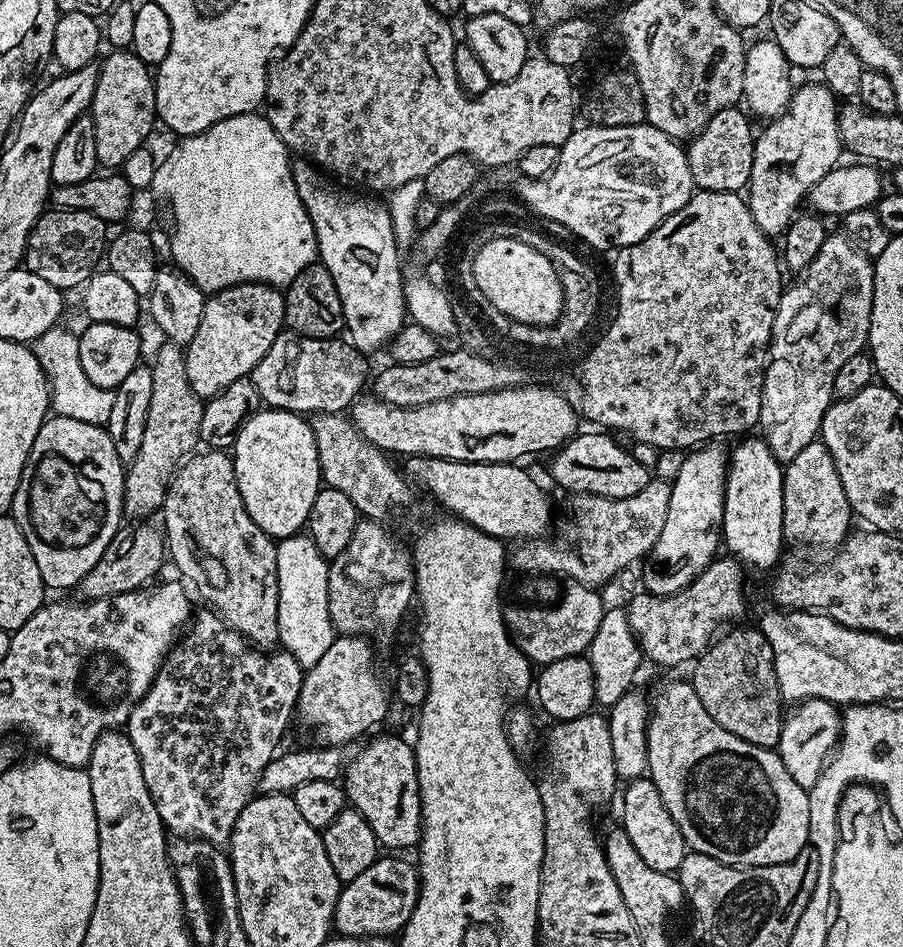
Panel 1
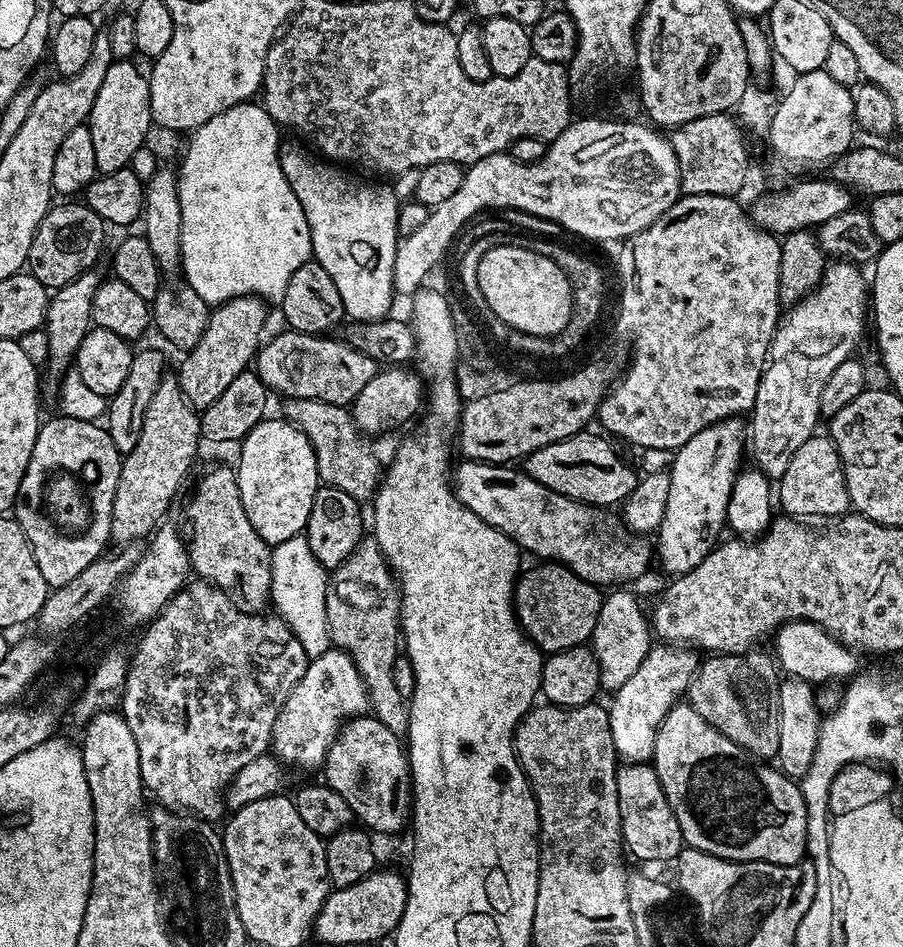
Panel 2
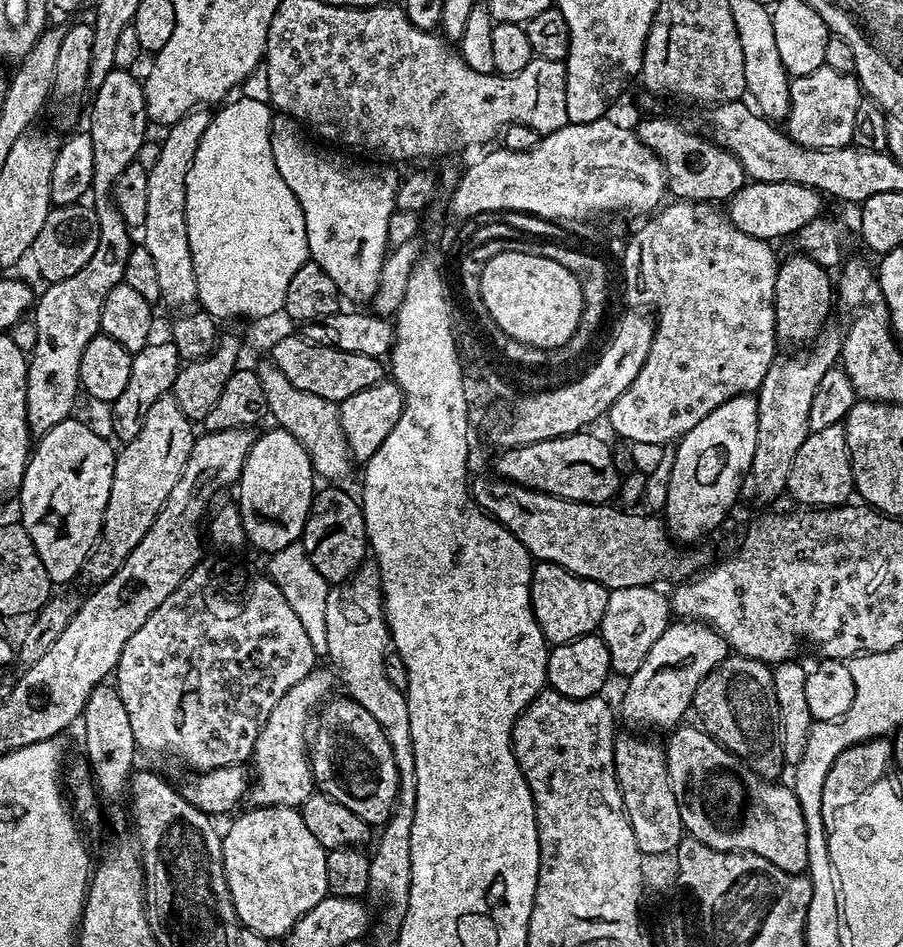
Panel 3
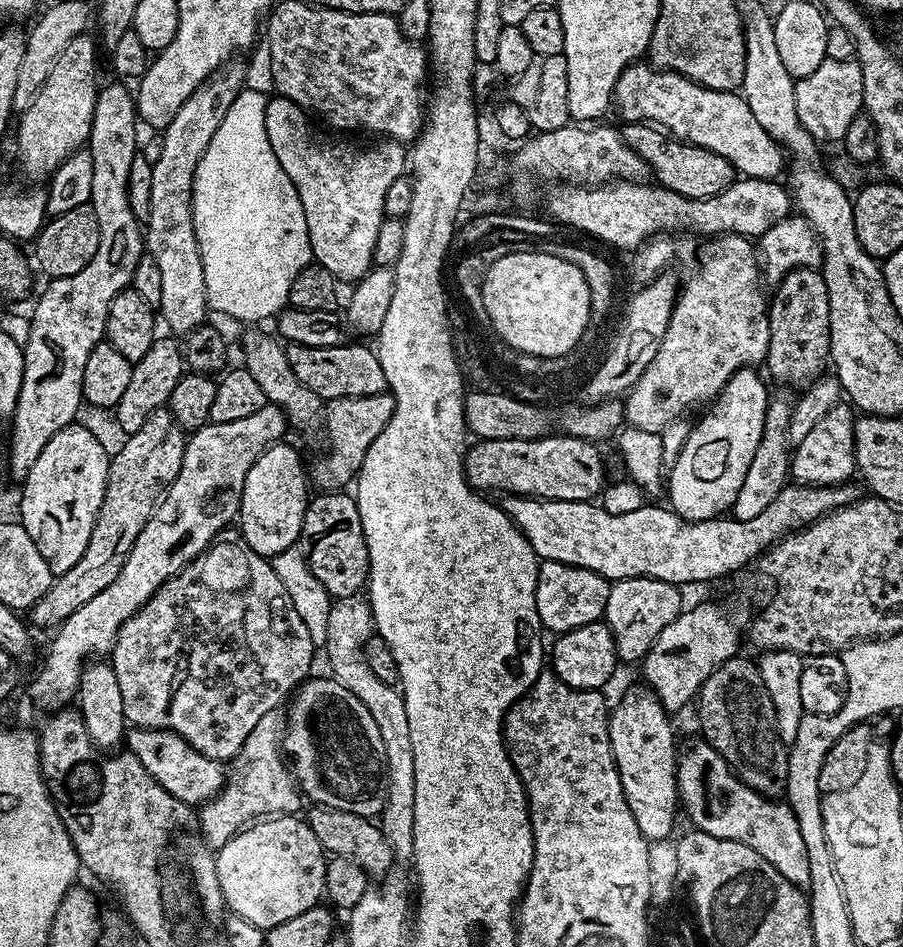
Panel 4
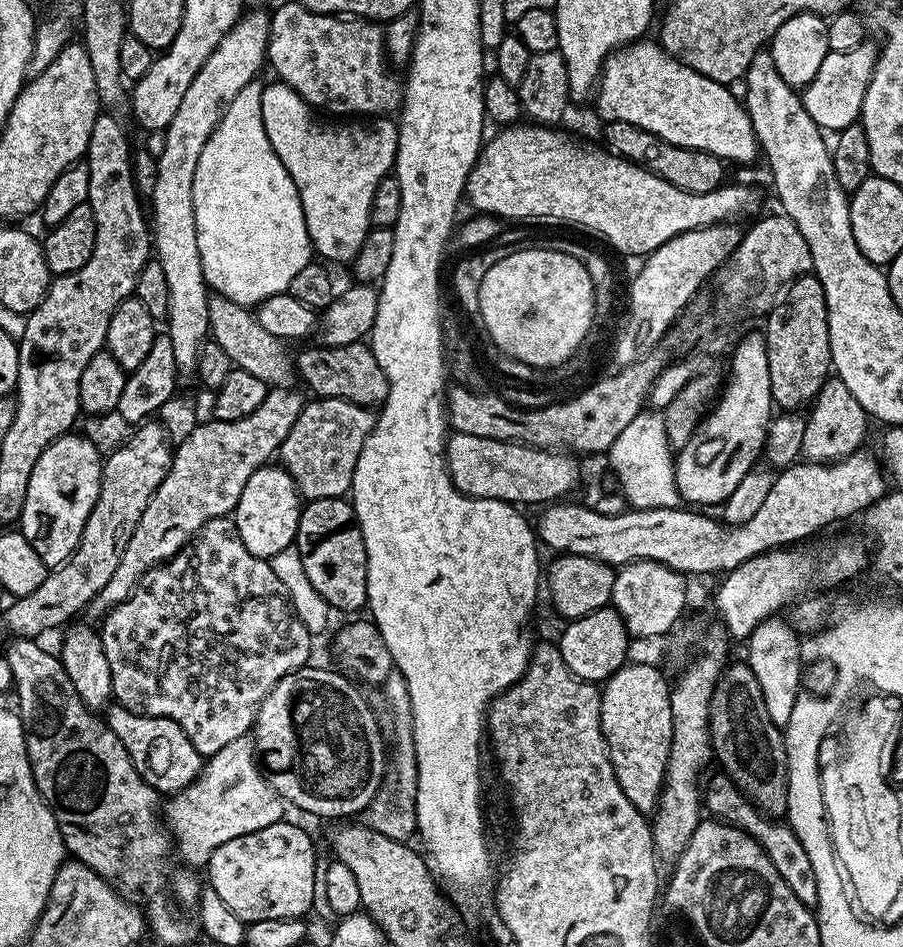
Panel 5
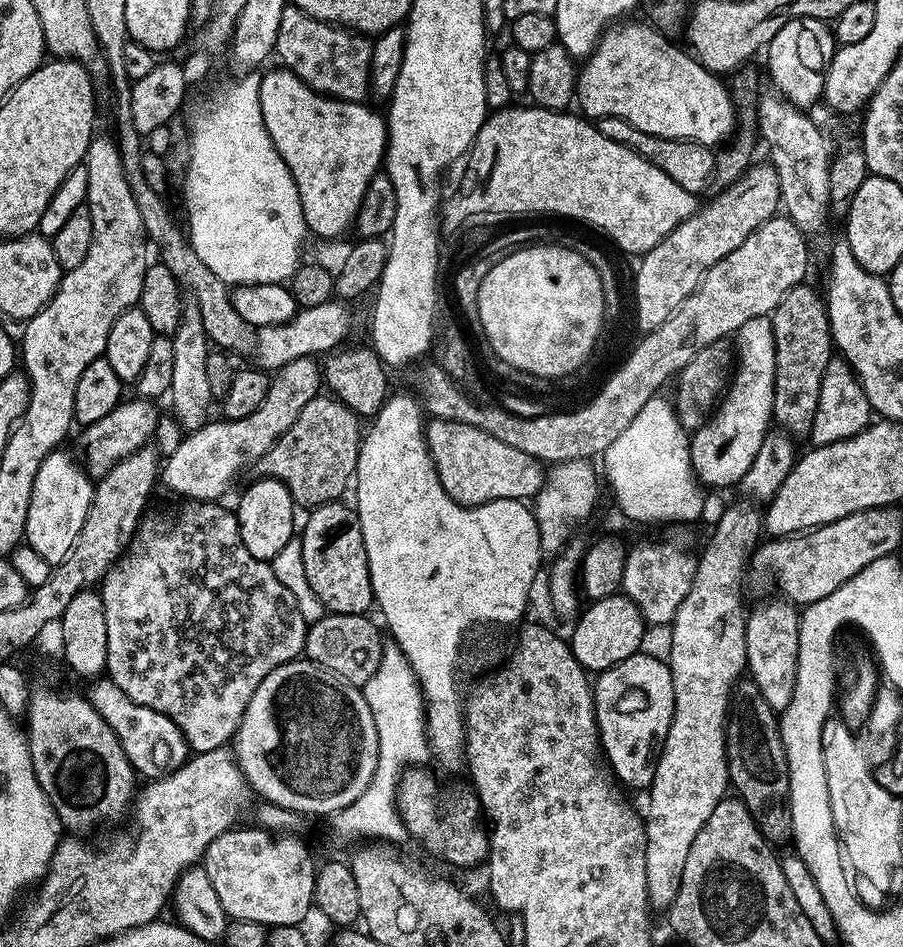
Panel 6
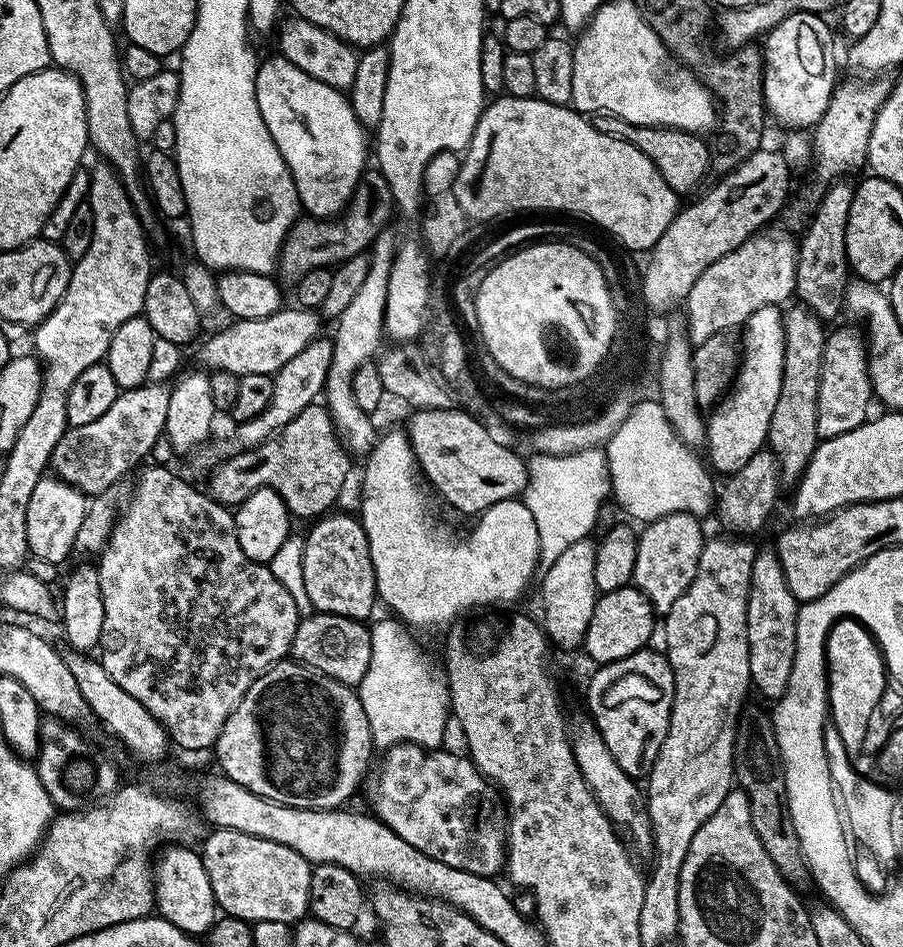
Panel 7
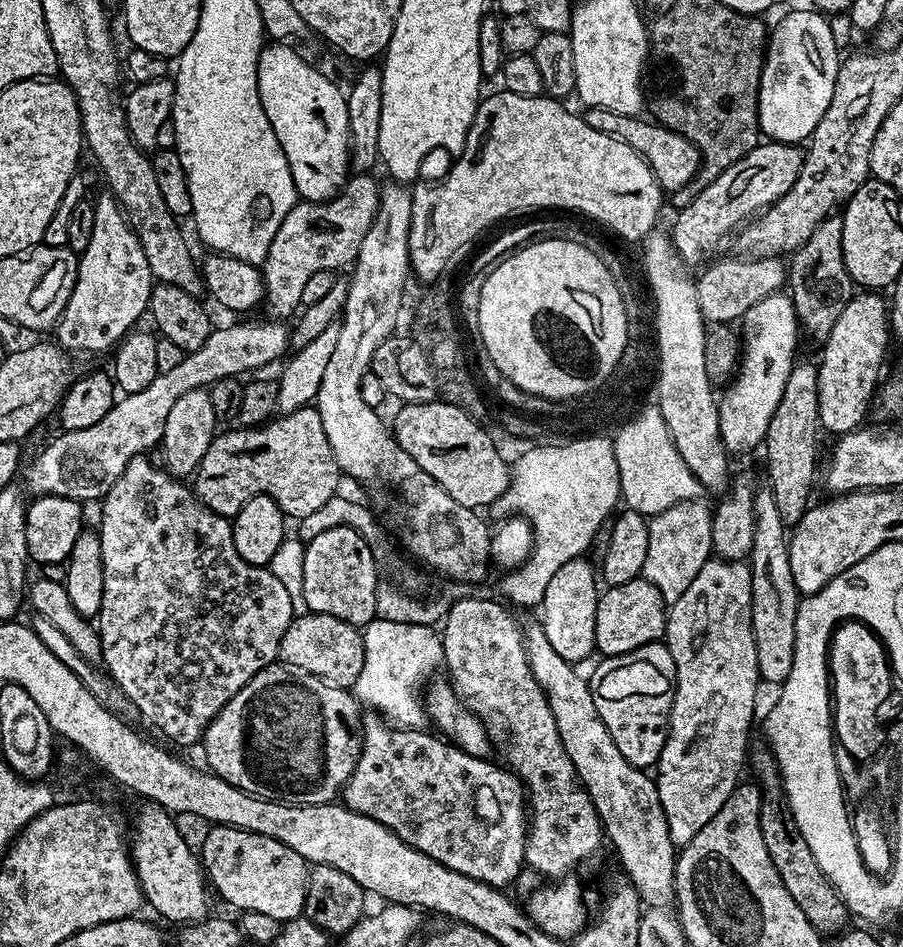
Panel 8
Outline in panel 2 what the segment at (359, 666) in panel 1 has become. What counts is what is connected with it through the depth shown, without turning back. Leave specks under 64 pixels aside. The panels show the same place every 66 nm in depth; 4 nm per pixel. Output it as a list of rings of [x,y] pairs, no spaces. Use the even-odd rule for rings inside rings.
[[[330,646],[322,654],[309,659],[302,678],[280,708],[274,722],[271,755],[281,764],[296,768],[316,768],[323,765],[328,747],[345,723],[369,711],[368,691],[350,658],[342,649]]]

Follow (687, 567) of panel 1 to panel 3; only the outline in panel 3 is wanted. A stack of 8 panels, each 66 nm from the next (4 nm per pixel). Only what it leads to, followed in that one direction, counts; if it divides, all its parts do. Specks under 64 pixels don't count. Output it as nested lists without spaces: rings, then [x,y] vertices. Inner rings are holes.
[[[745,394],[742,396],[735,396],[730,398],[726,402],[722,402],[722,406],[718,406],[714,410],[710,410],[710,414],[706,414],[706,418],[702,418],[702,422],[698,422],[698,426],[694,426],[694,430],[690,430],[684,436],[681,436],[676,447],[676,457],[674,458],[673,473],[670,475],[670,490],[668,491],[668,497],[664,503],[662,509],[663,519],[666,521],[666,527],[673,537],[681,545],[692,546],[695,540],[703,538],[707,532],[712,532],[724,519],[728,516],[728,511],[736,504],[736,499],[739,498],[740,492],[742,496],[742,489],[746,484],[746,477],[750,466],[754,462],[754,446],[758,442],[758,406],[756,405],[756,397],[752,394]]]

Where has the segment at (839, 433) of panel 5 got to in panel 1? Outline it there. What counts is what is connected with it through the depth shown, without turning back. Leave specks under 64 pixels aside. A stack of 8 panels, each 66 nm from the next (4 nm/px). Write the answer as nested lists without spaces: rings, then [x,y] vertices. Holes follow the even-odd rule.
[[[819,439],[812,440],[810,446],[798,450],[793,460],[783,465],[782,471],[784,493],[779,493],[778,504],[782,509],[783,539],[785,536],[796,544],[825,544],[832,549],[843,544],[844,537],[853,527],[854,513],[846,498],[846,490],[842,490],[842,478],[838,478],[830,450],[826,450]]]

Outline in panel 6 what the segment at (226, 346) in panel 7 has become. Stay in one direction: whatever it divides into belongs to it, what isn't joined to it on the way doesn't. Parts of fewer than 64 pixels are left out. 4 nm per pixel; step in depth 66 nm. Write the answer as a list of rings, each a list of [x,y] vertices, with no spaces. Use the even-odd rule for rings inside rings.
[[[331,299],[319,306],[297,311],[293,319],[278,326],[264,327],[257,331],[254,340],[257,367],[267,372],[275,372],[289,362],[306,356],[319,356],[335,351],[348,334],[352,318],[343,301]]]

